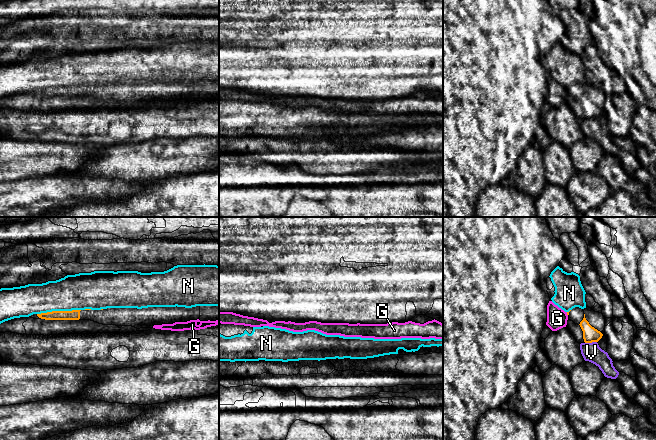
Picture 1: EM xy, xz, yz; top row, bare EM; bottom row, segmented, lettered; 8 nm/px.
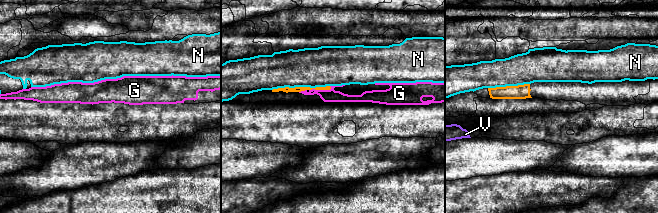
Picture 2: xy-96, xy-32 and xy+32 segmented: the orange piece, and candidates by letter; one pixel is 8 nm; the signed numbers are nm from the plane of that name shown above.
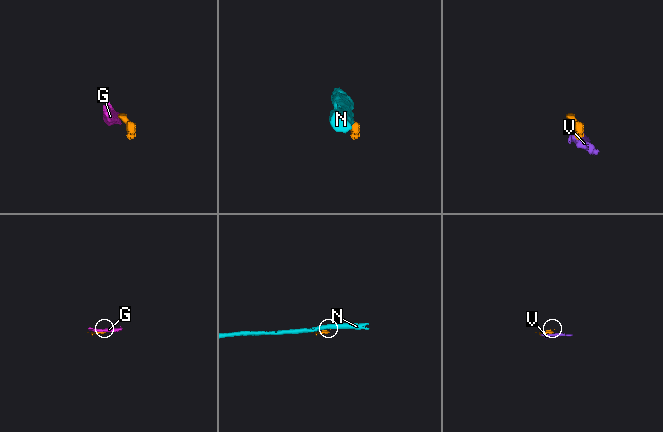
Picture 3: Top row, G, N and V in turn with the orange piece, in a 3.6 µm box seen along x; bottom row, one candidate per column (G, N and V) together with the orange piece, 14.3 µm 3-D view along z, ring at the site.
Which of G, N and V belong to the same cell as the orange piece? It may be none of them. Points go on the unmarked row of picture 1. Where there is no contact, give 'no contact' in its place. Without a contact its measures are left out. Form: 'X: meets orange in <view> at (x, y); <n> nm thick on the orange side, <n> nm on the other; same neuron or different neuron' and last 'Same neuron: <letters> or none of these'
G: meets orange in yz at (567, 90); 20 nm thick on the orange side, 160 nm on the other; different neuron
N: meets orange in xy at (58, 87); 80 nm thick on the orange side, 300 nm on the other; different neuron
V: meets orange in yz at (590, 118); 120 nm thick on the orange side, 150 nm on the other; different neuron
Same neuron: none of these

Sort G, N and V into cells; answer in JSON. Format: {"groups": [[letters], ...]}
{"groups": [["G"], ["N"], ["V"]]}

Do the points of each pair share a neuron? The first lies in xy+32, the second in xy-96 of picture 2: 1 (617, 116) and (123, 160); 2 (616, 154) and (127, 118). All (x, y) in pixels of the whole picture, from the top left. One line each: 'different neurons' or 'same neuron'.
1: different neurons
2: different neurons

